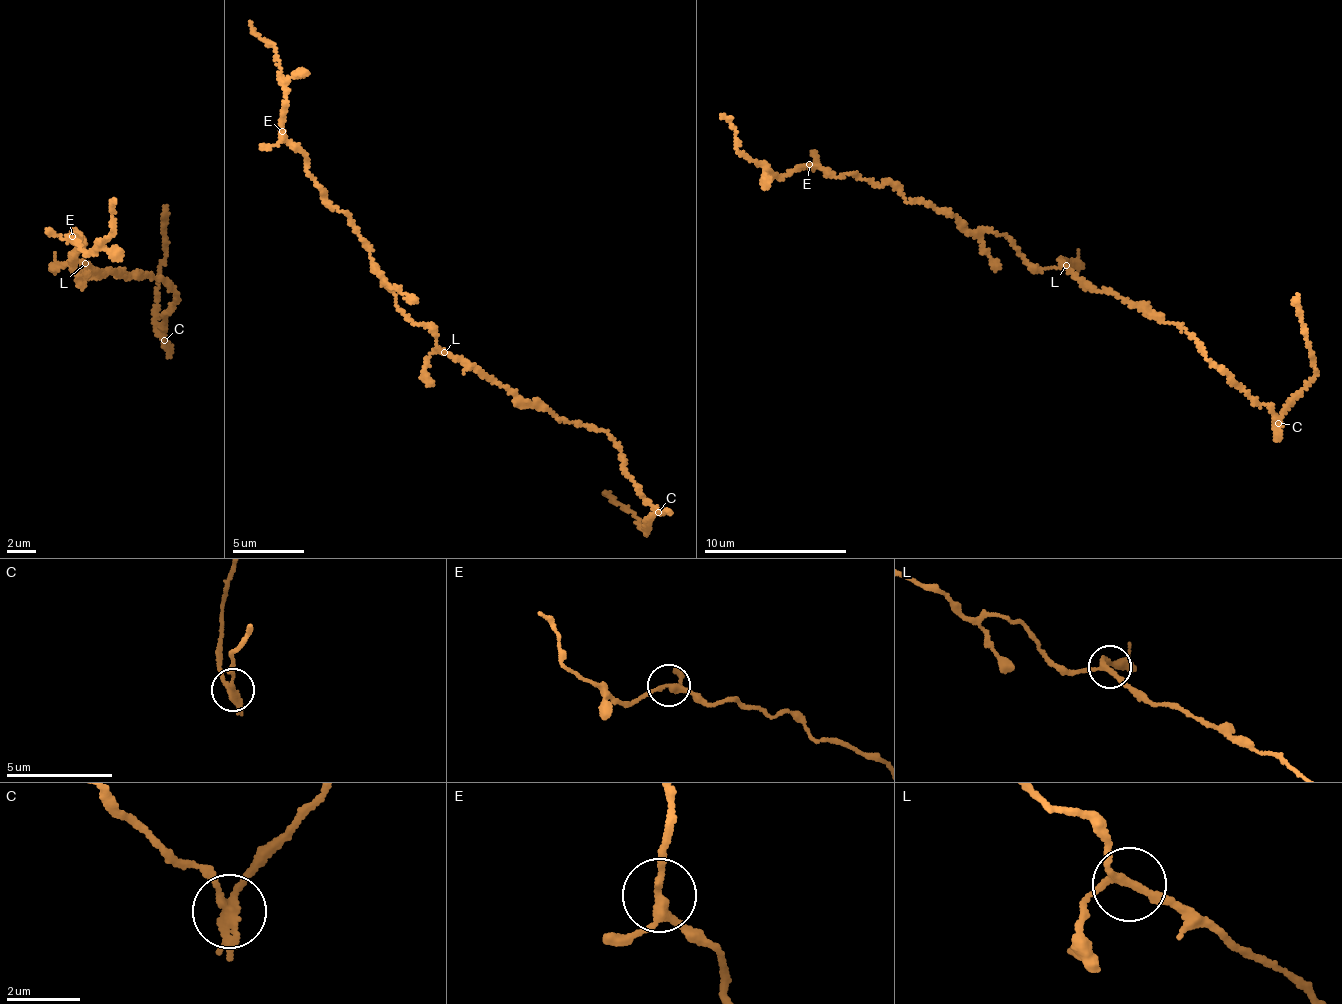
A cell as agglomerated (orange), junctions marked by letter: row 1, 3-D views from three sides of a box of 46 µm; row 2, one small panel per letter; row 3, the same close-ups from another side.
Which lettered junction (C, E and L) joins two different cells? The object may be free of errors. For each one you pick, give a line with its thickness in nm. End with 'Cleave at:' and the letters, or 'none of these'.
C: 200 nm
Cleave at: C

